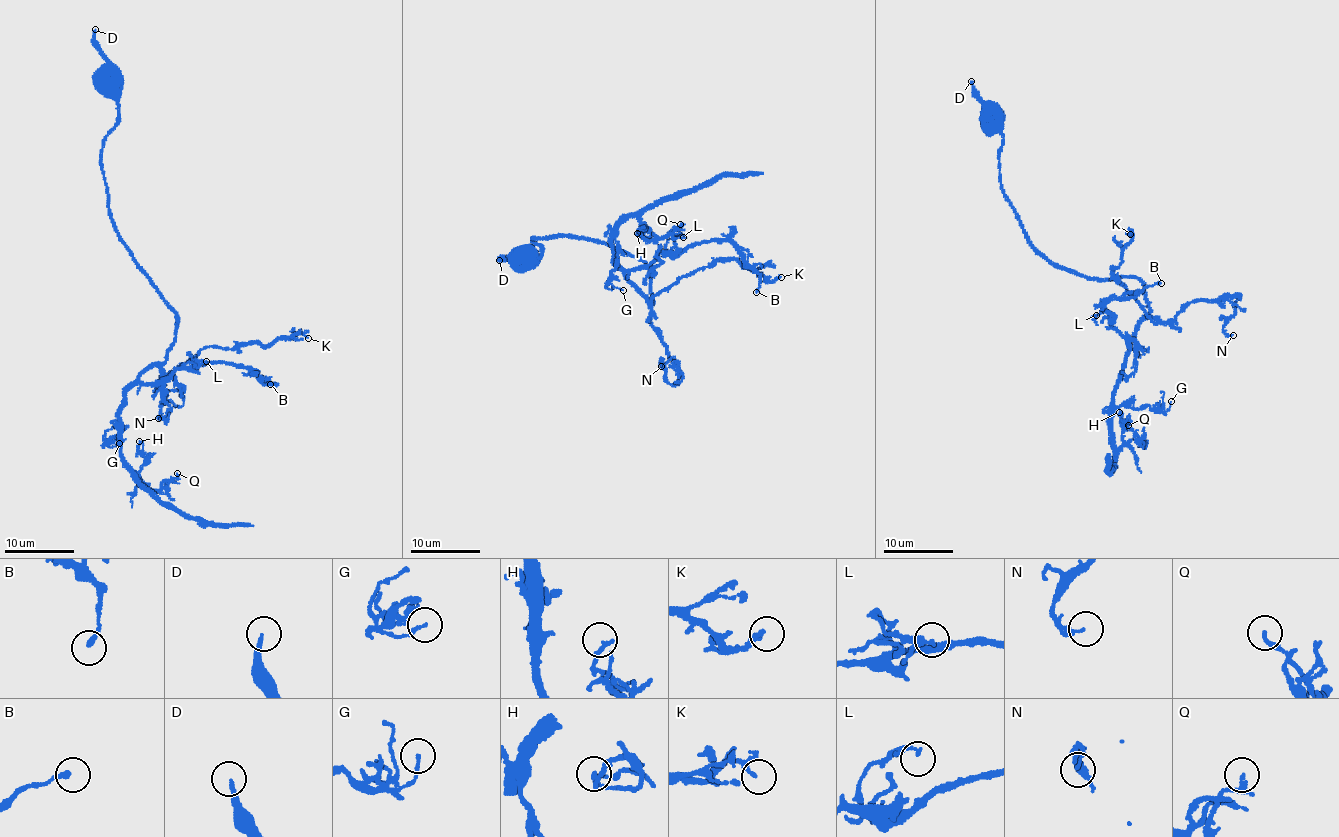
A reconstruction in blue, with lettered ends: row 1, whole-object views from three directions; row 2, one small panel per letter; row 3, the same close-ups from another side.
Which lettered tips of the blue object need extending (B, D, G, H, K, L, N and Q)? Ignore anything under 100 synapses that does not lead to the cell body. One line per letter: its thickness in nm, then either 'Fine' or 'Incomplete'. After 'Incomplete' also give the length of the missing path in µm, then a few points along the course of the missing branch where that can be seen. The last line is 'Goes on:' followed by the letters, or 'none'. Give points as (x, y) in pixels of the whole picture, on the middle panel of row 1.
B: Thickness 200 nm. Fine
D: Thickness 220 nm. Fine
G: Thickness 110 nm. Fine
H: Thickness 170 nm. Fine
K: Thickness 130 nm. Fine
L: Thickness 150 nm. Fine
N: Thickness 120 nm. Fine
Q: Thickness 240 nm. Fine
Goes on: none

